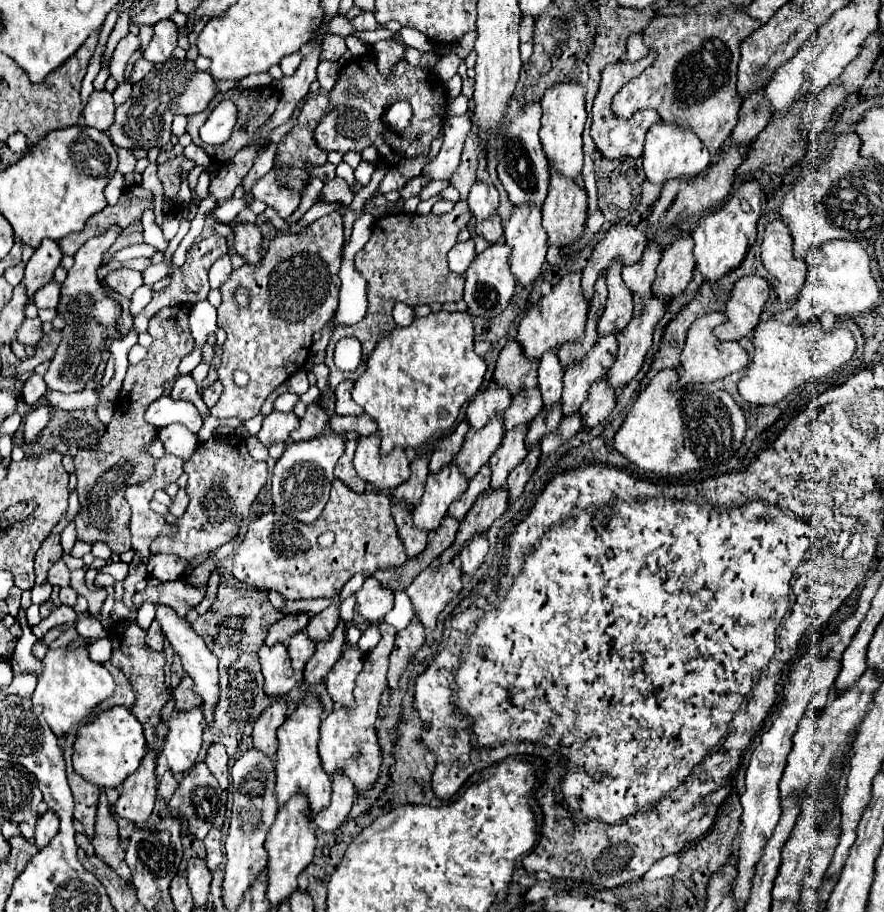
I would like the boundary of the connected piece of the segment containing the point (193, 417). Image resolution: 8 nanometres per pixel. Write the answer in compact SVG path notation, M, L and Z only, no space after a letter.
M165 395L159 401L153 401L145 413L145 419L157 429L167 427L171 423L183 423L193 433L199 433L203 425L201 415L191 401L185 401L185 399L177 401L171 395Z

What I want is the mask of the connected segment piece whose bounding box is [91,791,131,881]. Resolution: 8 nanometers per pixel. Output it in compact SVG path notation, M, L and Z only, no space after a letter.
M101 791L99 797L99 809L97 809L97 823L95 823L95 837L93 837L95 855L101 857L121 879L131 881L129 867L125 863L125 849L121 847L117 823L109 811L109 803L105 797L105 791Z

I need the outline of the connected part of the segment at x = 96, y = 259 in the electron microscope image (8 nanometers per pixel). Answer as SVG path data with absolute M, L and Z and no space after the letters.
M113 225L113 229L109 229L109 233L89 239L75 255L75 265L69 269L67 279L61 287L61 303L57 307L57 309L61 309L65 319L69 319L69 323L63 329L63 341L55 351L49 371L45 373L45 383L49 389L61 391L61 393L81 391L85 387L85 383L95 375L95 369L101 363L99 345L103 341L103 333L107 331L107 337L109 335L117 337L115 321L119 317L121 307L119 307L119 303L109 299L105 295L105 291L101 289L101 283L97 279L97 269L103 263L103 255L115 243L115 237L119 237L121 231L123 229L117 229L117 225Z

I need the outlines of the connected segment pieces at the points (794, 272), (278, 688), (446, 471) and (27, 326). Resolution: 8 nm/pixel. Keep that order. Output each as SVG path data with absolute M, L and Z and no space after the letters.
M769 221L763 235L761 259L769 275L775 279L775 293L779 291L779 301L795 301L801 293L801 285L805 285L809 269L805 261L793 257L793 235L789 235L789 225L785 225L785 221Z
M263 645L259 649L259 661L261 661L261 673L265 677L267 697L281 699L297 685L285 645L275 645L275 647Z
M449 463L439 473L431 473L425 485L421 503L413 509L413 525L419 531L433 533L439 529L447 509L467 489L467 479L459 473L455 463Z
M39 317L35 319L25 319L21 329L17 331L17 341L23 343L23 345L29 345L29 347L35 347L39 343L39 339L43 337L43 331L41 331L41 325L43 321Z

